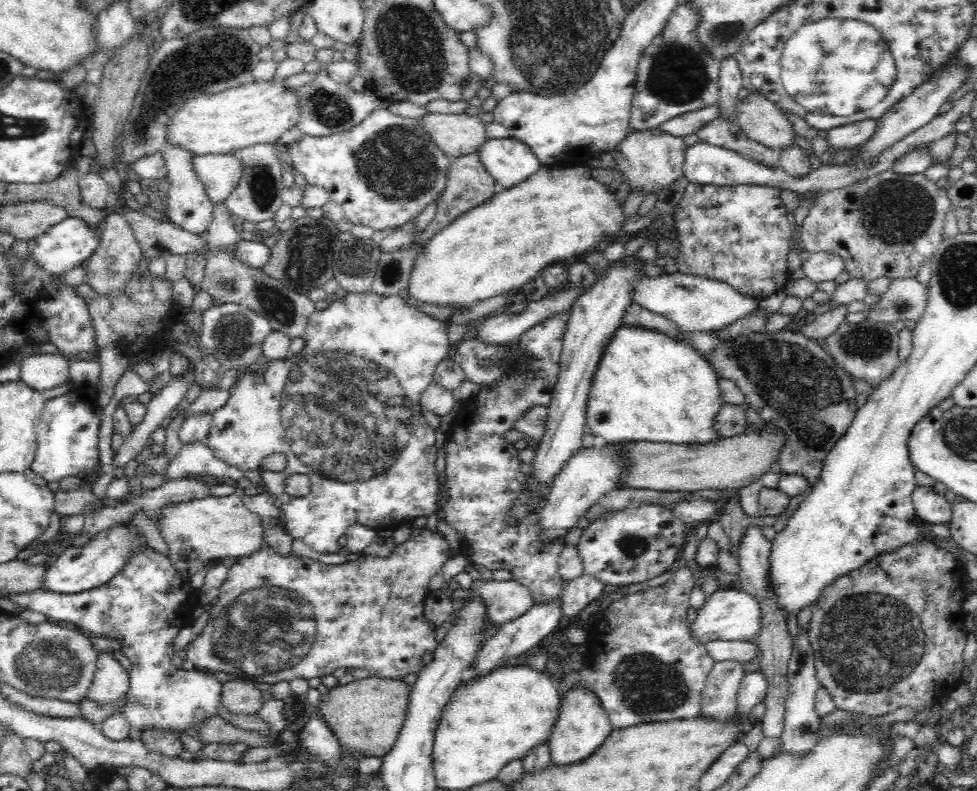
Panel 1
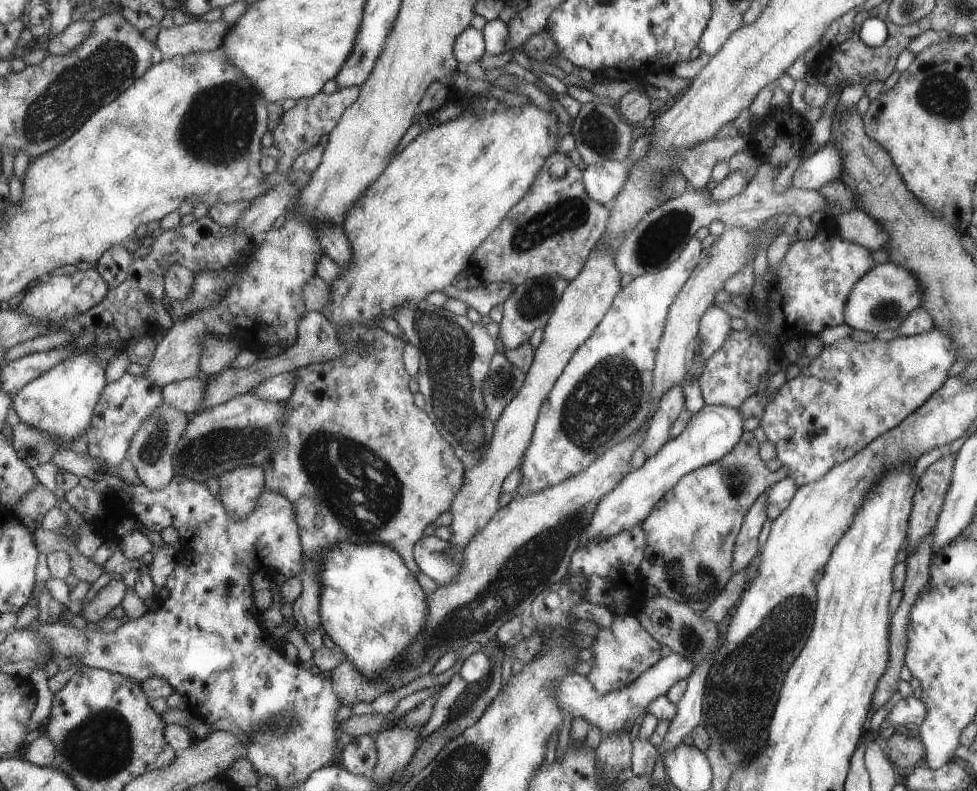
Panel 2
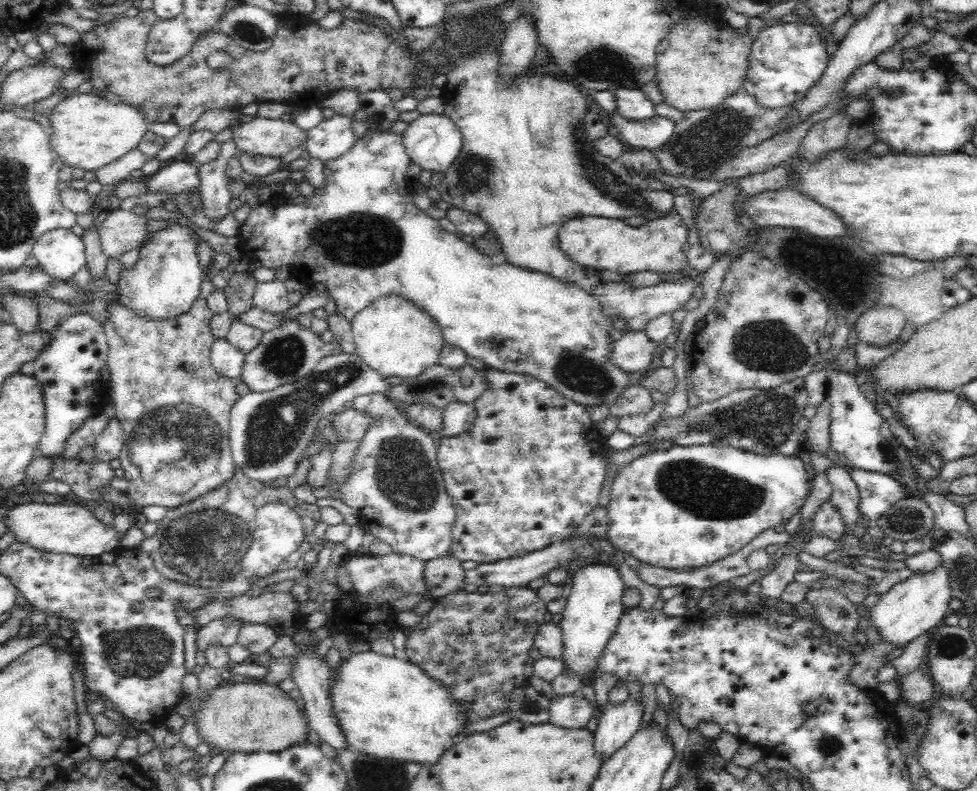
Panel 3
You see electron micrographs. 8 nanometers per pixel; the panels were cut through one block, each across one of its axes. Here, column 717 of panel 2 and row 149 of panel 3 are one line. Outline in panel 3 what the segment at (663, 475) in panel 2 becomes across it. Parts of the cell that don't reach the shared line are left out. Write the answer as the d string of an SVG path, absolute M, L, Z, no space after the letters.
M422 114L416 120L408 123L401 134L406 153L412 163L422 166L424 170L431 170L435 174L443 173L453 164L462 148L462 135L452 120L440 114Z

